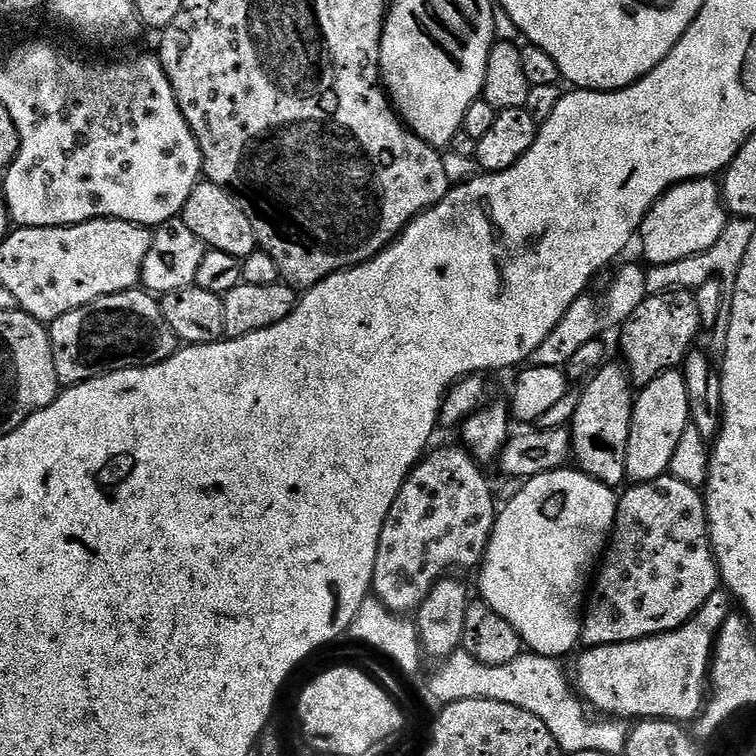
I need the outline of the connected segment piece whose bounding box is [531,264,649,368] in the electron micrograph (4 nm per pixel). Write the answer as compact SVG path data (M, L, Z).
M628 264L613 278L604 300L595 300L592 294L579 296L570 306L570 310L566 310L566 314L562 314L562 322L558 322L558 326L554 326L554 330L550 330L546 342L542 342L542 346L538 346L538 350L534 350L531 363L538 366L564 368L570 358L582 346L585 346L586 342L603 337L603 332L607 328L619 329L620 325L626 322L626 318L630 318L630 314L634 314L634 310L638 310L638 306L642 306L642 302L649 295L646 282L647 271L643 267L640 269L636 264Z

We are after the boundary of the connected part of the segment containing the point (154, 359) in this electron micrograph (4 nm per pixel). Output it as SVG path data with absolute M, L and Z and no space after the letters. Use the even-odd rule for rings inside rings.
M139 287L103 296L70 314L62 314L62 318L51 321L48 333L54 350L54 366L58 366L58 378L64 386L81 384L108 372L165 364L178 350L176 335L170 330L170 322L166 322L166 314L162 314L160 300Z

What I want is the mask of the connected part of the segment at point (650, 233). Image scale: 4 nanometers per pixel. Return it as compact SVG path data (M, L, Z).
M715 179L687 180L663 192L658 202L654 202L640 227L638 244L644 247L649 265L680 262L710 250L729 221L730 213L724 207L724 196Z

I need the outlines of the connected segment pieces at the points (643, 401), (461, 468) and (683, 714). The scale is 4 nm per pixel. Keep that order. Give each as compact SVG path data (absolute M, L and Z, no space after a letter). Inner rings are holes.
M669 370L658 374L654 382L639 389L635 393L632 406L632 421L630 422L630 442L626 446L626 474L632 484L641 484L656 480L665 475L670 466L670 458L674 458L674 449L678 447L678 441L682 434L690 426L690 394L686 394L686 378L683 371Z
M463 446L435 448L413 468L402 490L398 490L398 498L394 498L394 506L390 506L390 514L386 514L382 534L378 538L371 595L382 602L386 610L397 614L415 613L434 585L449 574L464 574L460 572L479 569L484 563L492 527L496 525L498 503L492 497L487 478L480 473L483 472L481 465Z
M717 590L706 598L698 614L674 630L621 644L589 647L584 650L588 652L576 660L575 691L585 705L608 718L636 716L632 718L695 721L704 711L710 695L712 650L716 647L722 622L730 615L731 608L728 607L733 604L727 591Z

